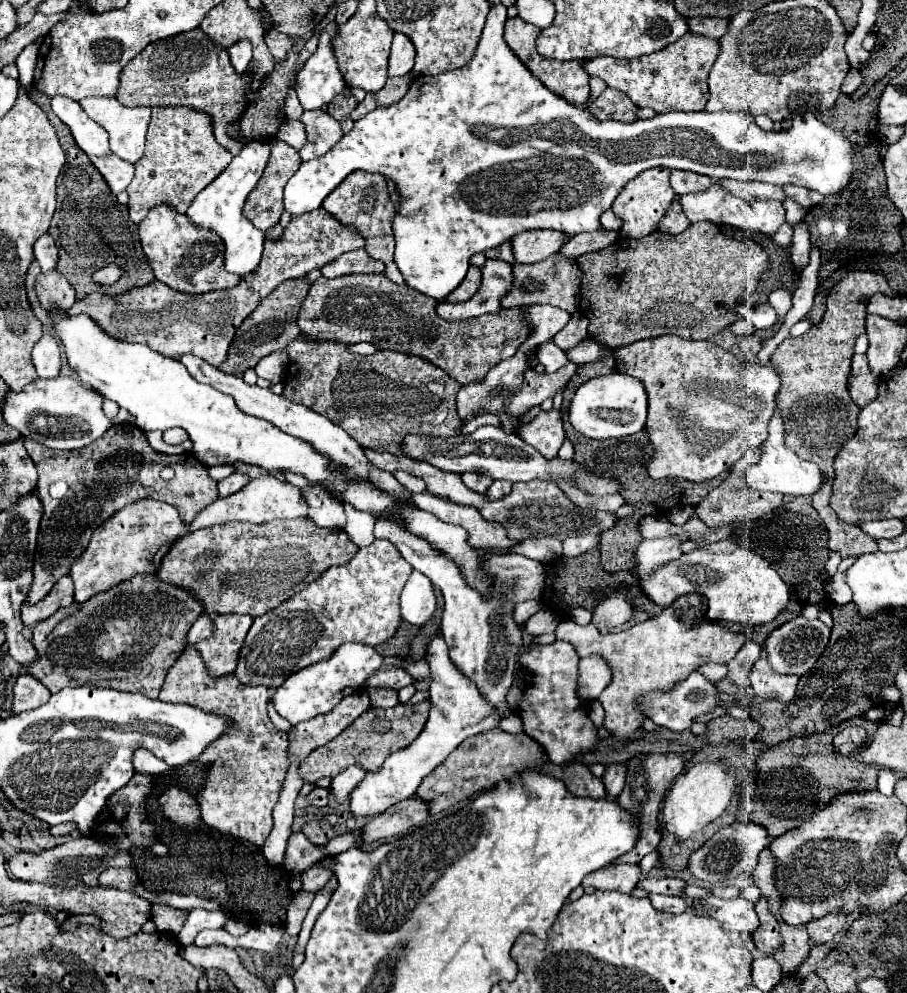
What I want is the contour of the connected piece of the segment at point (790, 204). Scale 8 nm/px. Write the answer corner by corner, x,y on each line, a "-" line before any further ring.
786,199
784,201
784,209
786,209
786,221
790,223
790,225
796,225
800,219
804,219
804,215
806,215
806,211
794,201
794,199

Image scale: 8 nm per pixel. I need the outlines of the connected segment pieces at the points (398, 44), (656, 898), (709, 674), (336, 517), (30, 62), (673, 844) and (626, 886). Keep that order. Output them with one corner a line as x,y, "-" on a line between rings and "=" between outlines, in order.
394,33
388,73
390,75
410,73
414,67
414,57
416,57
416,53
414,53
414,45
410,43
410,39
404,37
404,33
=
648,895
648,899
652,901
654,909
666,911
666,913
682,913
688,907
686,901
678,895
=
706,663
706,665
700,665
698,667
698,673
702,673
708,681
720,681
726,677
728,669
726,665
716,665
716,663
=
306,487
302,489
304,497
310,505
308,517
318,523
318,527
328,529
344,529
346,527
346,513
344,507
322,487
=
30,45
26,47
18,59
16,59
16,65
18,65
18,71
20,71
20,77
18,77
18,83
22,85
22,89
28,93
32,85
32,75
34,75
34,67
36,67
36,59
38,59
38,45
=
664,833
662,841
658,845
658,853
666,867
678,871
678,869
686,867
690,855
702,845
704,845
704,841
678,841
674,835
=
608,863
602,869
586,875
582,887
594,887
600,891
618,891
630,893
640,881
640,865
638,863

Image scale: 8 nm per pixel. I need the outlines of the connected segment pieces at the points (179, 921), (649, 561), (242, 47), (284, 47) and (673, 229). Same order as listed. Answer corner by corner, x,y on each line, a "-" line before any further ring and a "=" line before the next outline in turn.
152,903
152,921
158,927
158,931
168,931
172,935
178,935
180,929
184,927
188,911
184,909
174,909
170,905
158,905
=
678,535
664,537
664,539
642,541
640,547
638,547
638,551
636,551
636,561
638,561
636,575
644,577
654,567
678,559
682,555
682,545
684,545
684,539
680,539
=
238,41
236,45
232,45
228,49
228,55
230,55
230,61
232,61
232,67
236,69
236,73
244,73
250,59
252,59
252,45
250,41
=
274,27
266,33
266,45
274,57
276,63
282,63
288,59
288,53
296,47
296,37
290,37
290,35
284,35
280,31
276,31
=
674,197
674,205
670,207
670,213
666,213
666,217
660,221
658,229
664,233
676,235
676,233
682,233
688,225
690,225
690,221
684,217
682,207
678,205
678,197

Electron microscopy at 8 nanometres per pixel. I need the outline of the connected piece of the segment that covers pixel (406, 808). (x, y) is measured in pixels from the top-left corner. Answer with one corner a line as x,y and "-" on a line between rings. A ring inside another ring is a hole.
406,799
386,809
382,815
372,817
364,827
364,845
370,845
382,837
394,837
406,833
428,819
428,809
418,799

